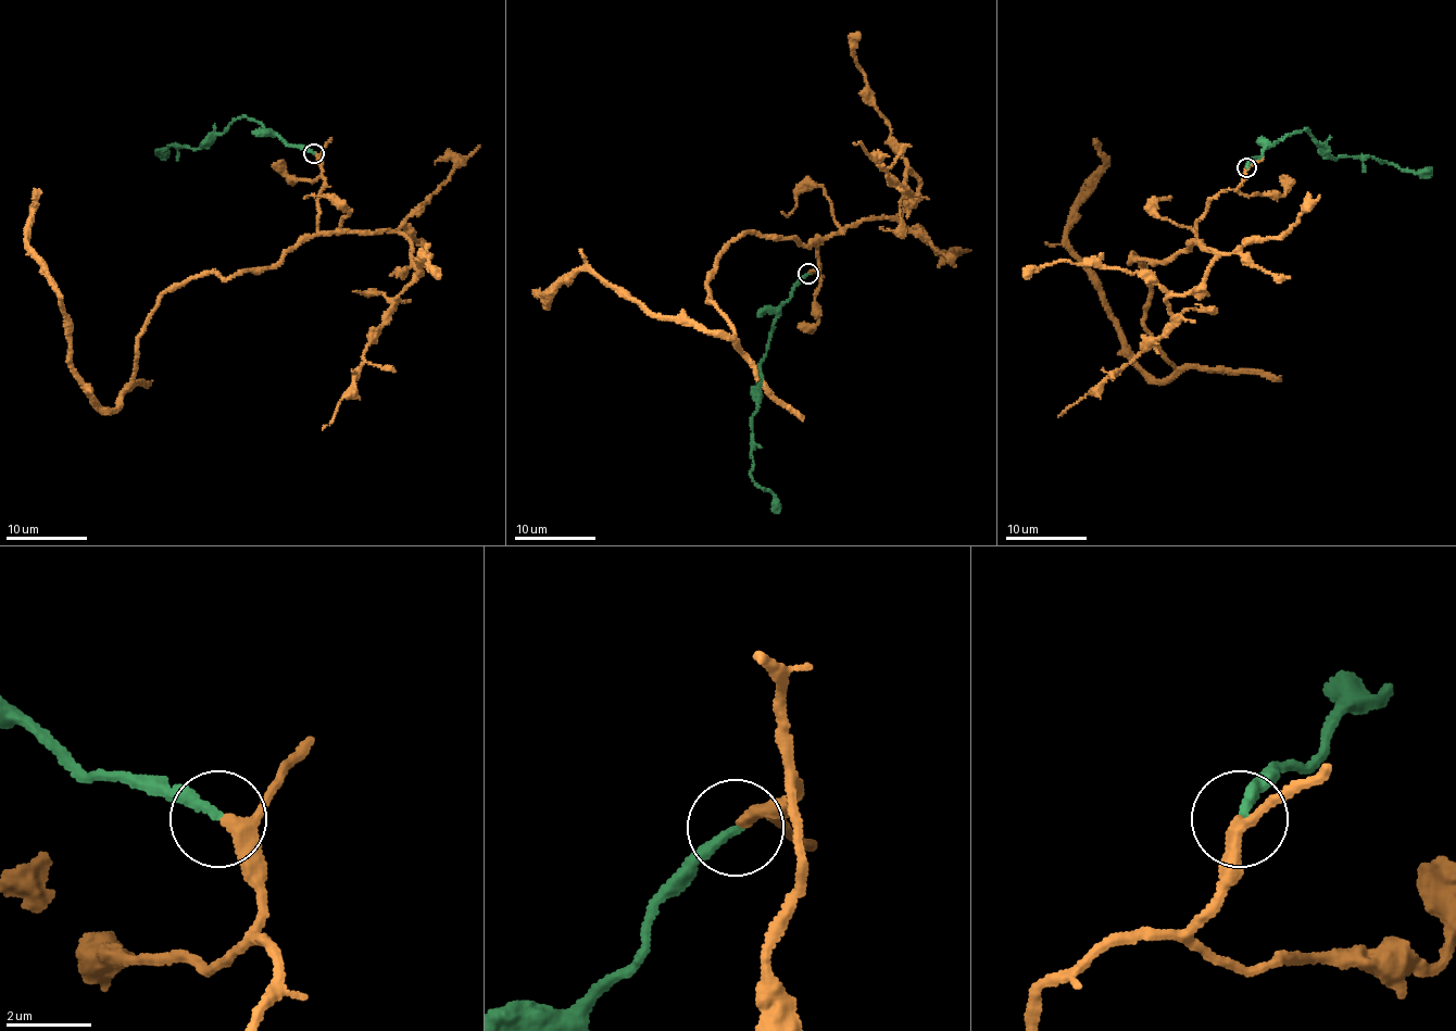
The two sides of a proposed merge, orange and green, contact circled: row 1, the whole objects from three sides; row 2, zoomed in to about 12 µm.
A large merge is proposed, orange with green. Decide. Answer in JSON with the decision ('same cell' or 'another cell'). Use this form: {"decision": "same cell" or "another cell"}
{"decision": "same cell"}

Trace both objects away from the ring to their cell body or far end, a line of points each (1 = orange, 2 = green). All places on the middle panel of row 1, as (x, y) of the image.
1: (808, 272), (824, 238), (730, 241), (706, 286), (735, 343), (587, 271), (547, 303), (532, 289)
2: (808, 274), (779, 307), (763, 359), (753, 417), (752, 479), (774, 494), (775, 512)

